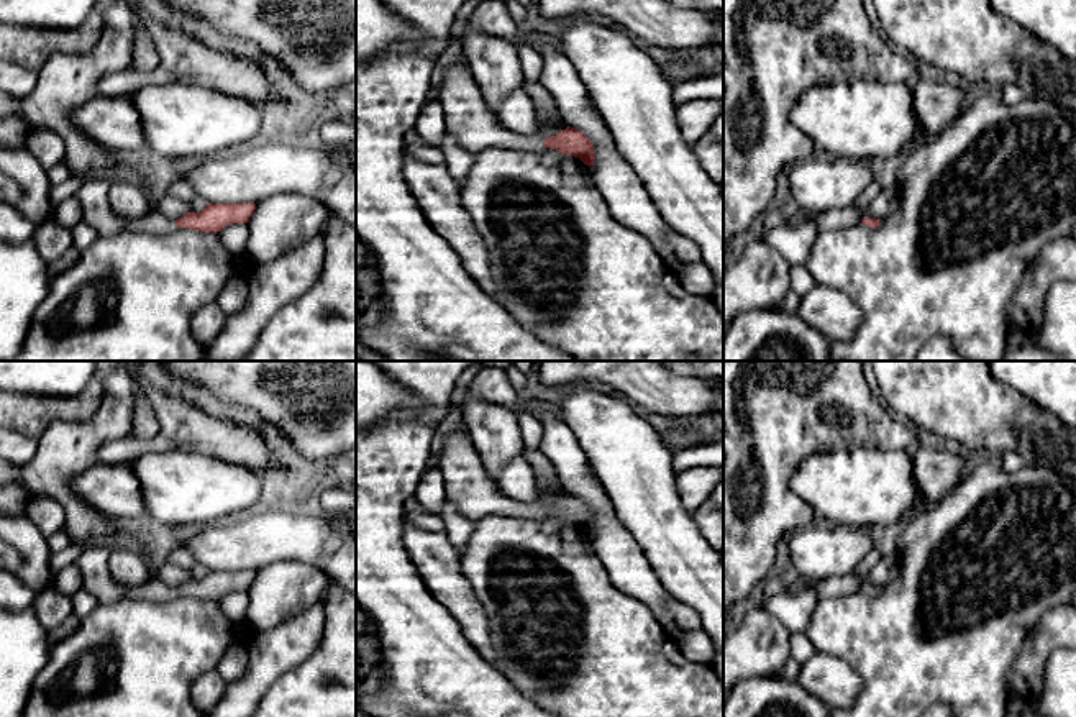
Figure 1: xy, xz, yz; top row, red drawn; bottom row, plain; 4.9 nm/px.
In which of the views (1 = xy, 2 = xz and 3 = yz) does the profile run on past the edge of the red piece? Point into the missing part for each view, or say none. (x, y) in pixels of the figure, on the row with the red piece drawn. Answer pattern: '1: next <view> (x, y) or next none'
1: next xy (94, 194)
2: next xz (468, 117)
3: next none

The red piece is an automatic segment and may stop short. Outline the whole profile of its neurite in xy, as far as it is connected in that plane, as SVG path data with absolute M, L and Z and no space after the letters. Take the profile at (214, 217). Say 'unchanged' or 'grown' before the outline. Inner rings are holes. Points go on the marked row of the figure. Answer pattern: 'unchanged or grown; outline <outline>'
grown; outline M95 177L74 194L80 202L84 221L87 221L100 236L116 235L120 231L151 231L167 233L176 228L198 230L203 233L218 233L233 223L248 223L256 210L256 203L210 203L202 212L187 212L172 220L166 215L149 215L143 220L125 220L118 217L108 200L112 187L108 177Z

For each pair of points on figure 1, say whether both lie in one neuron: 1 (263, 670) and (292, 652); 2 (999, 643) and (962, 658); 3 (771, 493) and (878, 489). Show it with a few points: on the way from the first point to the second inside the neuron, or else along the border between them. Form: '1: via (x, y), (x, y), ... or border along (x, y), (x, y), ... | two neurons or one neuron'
1: via (269, 663), (281, 652), (286, 652) | one neuron
2: via (989, 643), (976, 643), (971, 648) | one neuron
3: border along (806, 455), (791, 478), (791, 488), (817, 517) | two neurons

